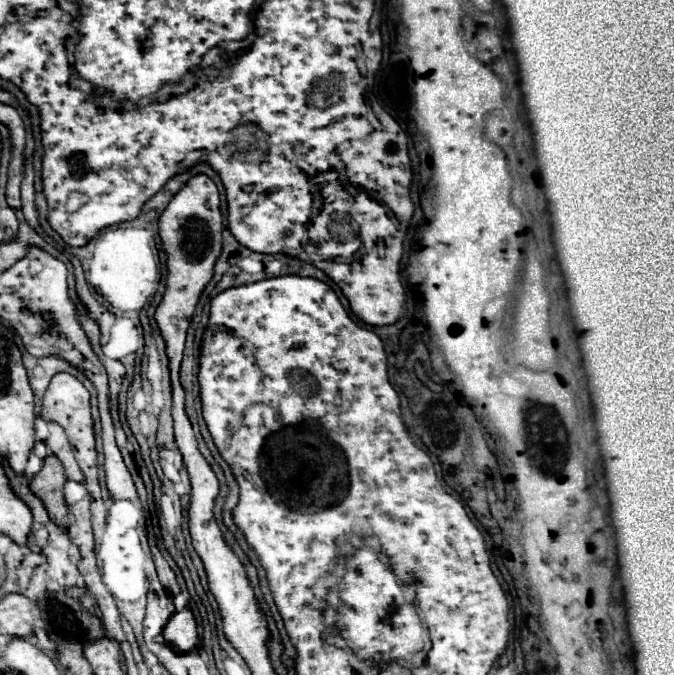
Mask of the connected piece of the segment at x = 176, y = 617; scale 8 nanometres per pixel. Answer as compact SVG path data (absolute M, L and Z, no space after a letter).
M188 607L172 615L164 629L164 641L170 649L176 649L176 653L188 653L198 647L196 621Z

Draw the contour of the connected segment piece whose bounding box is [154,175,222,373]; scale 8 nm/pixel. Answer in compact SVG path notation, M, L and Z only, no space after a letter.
M206 175L192 177L180 191L174 195L166 211L160 215L158 233L162 239L162 247L166 251L166 291L162 301L156 307L154 319L158 329L166 341L166 355L170 359L172 373L180 369L186 331L190 319L194 315L196 303L200 293L208 285L214 275L214 263L222 251L222 213L220 213L220 199L218 189Z

